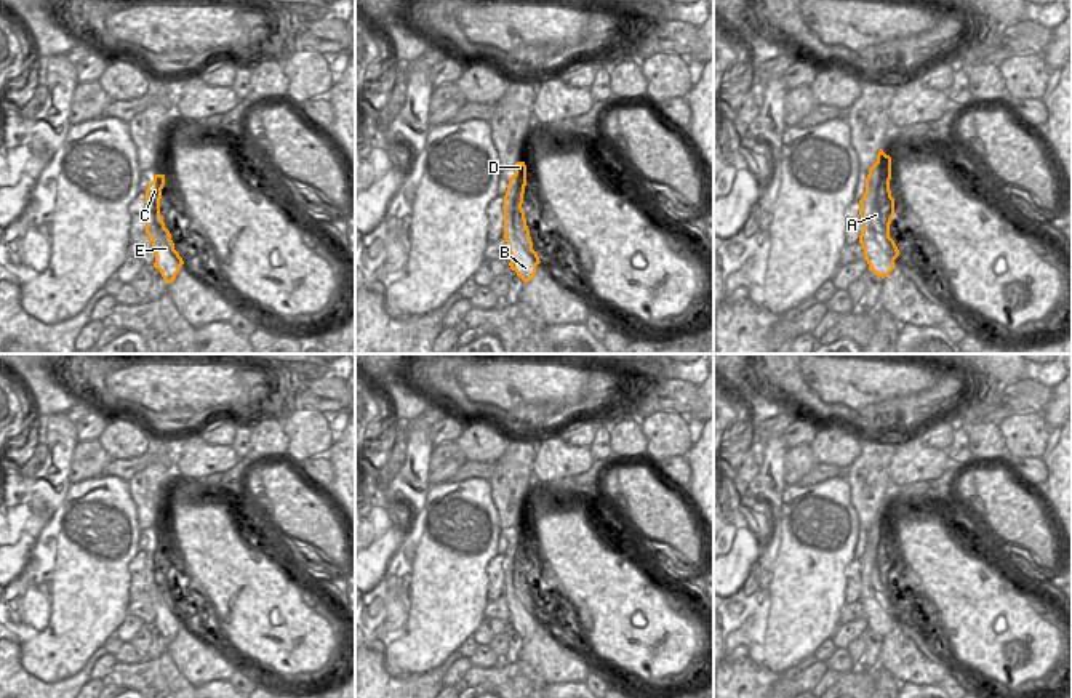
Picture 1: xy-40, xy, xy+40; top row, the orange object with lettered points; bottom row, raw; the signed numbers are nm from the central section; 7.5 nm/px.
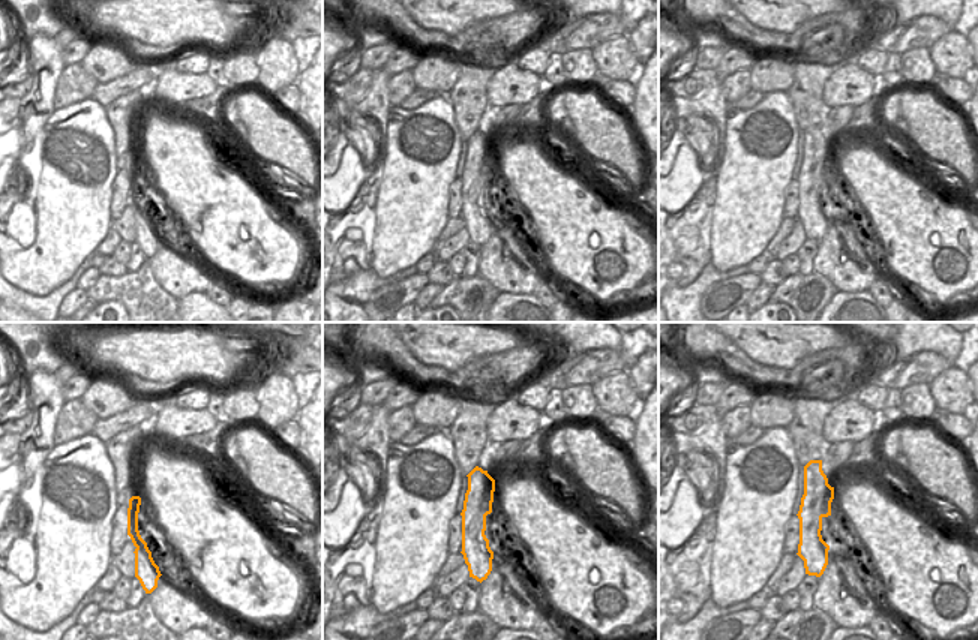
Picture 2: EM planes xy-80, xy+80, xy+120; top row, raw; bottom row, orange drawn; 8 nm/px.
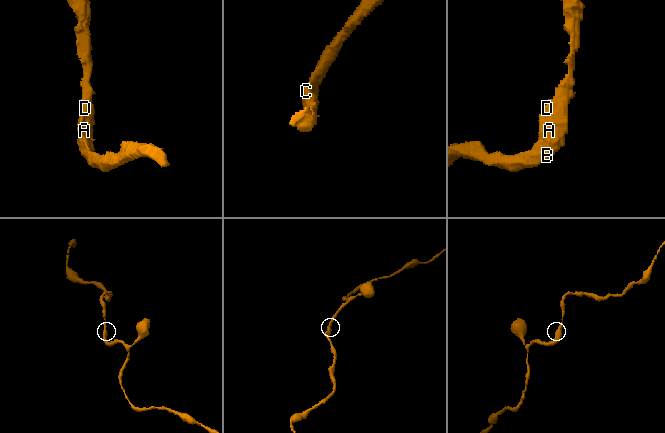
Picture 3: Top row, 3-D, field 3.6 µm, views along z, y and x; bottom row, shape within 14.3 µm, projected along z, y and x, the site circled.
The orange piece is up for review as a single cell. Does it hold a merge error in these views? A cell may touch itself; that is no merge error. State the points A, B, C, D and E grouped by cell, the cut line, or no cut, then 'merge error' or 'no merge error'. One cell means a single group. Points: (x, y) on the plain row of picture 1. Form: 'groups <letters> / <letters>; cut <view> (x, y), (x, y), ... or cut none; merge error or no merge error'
groups A B C D E; cut none; no merge error

